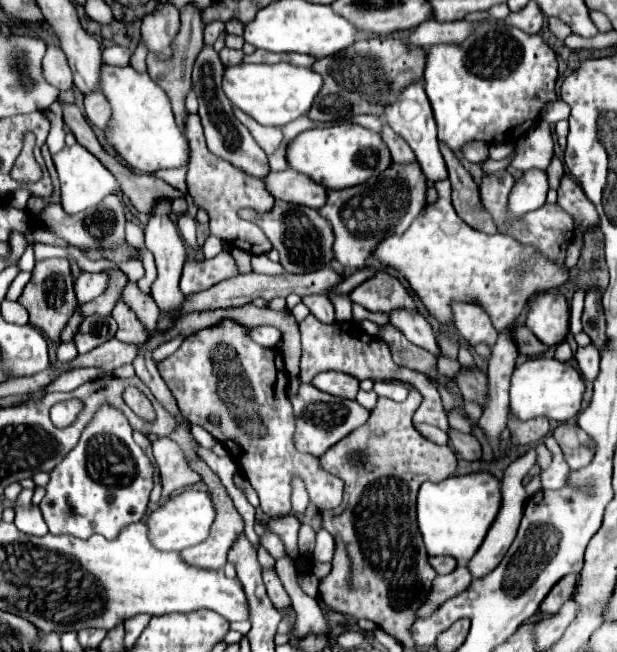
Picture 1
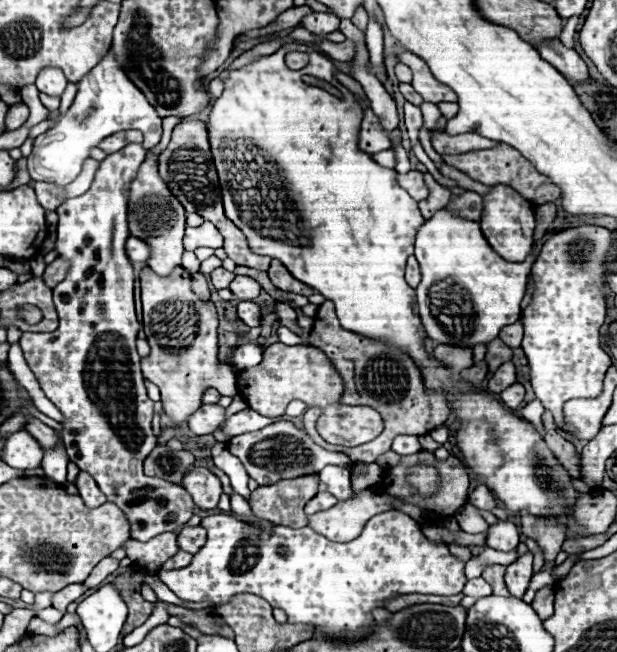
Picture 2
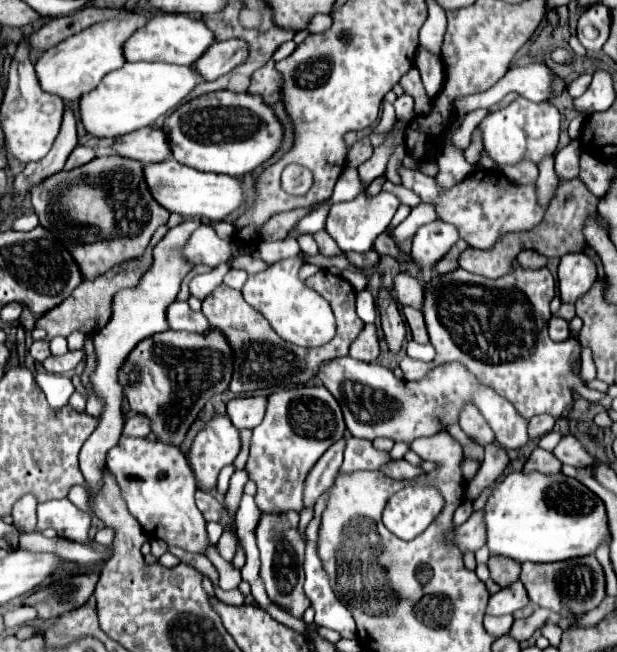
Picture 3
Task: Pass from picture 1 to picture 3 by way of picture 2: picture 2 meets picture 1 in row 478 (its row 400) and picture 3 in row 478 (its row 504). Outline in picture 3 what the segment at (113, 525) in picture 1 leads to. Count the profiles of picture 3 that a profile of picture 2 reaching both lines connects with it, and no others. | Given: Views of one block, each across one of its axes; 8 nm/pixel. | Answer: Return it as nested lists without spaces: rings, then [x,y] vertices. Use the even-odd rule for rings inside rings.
[[[120,436],[118,444],[106,456],[106,466],[116,476],[130,514],[150,538],[160,538],[168,546],[178,546],[186,552],[206,554],[212,544],[206,534],[206,520],[194,504],[194,472],[180,448],[146,438]]]

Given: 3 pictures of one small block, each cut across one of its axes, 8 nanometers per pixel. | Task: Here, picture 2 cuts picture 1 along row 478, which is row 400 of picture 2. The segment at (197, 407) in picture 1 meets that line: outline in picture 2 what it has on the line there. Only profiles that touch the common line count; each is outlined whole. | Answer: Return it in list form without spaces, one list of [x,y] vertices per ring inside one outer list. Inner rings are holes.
[[[282,342],[270,344],[258,366],[238,372],[238,392],[246,398],[252,410],[268,418],[282,416],[290,400],[302,400],[308,406],[318,406],[322,410],[318,418],[318,432],[330,444],[360,446],[382,432],[382,418],[376,410],[368,406],[346,406],[340,402],[344,382],[326,354],[312,346],[286,346]]]

